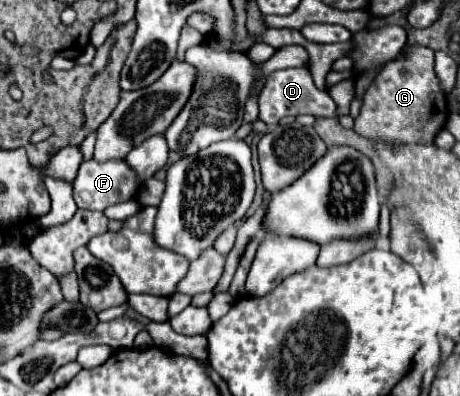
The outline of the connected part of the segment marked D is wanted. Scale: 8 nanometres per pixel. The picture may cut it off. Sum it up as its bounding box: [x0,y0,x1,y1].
[260,68,338,126]

